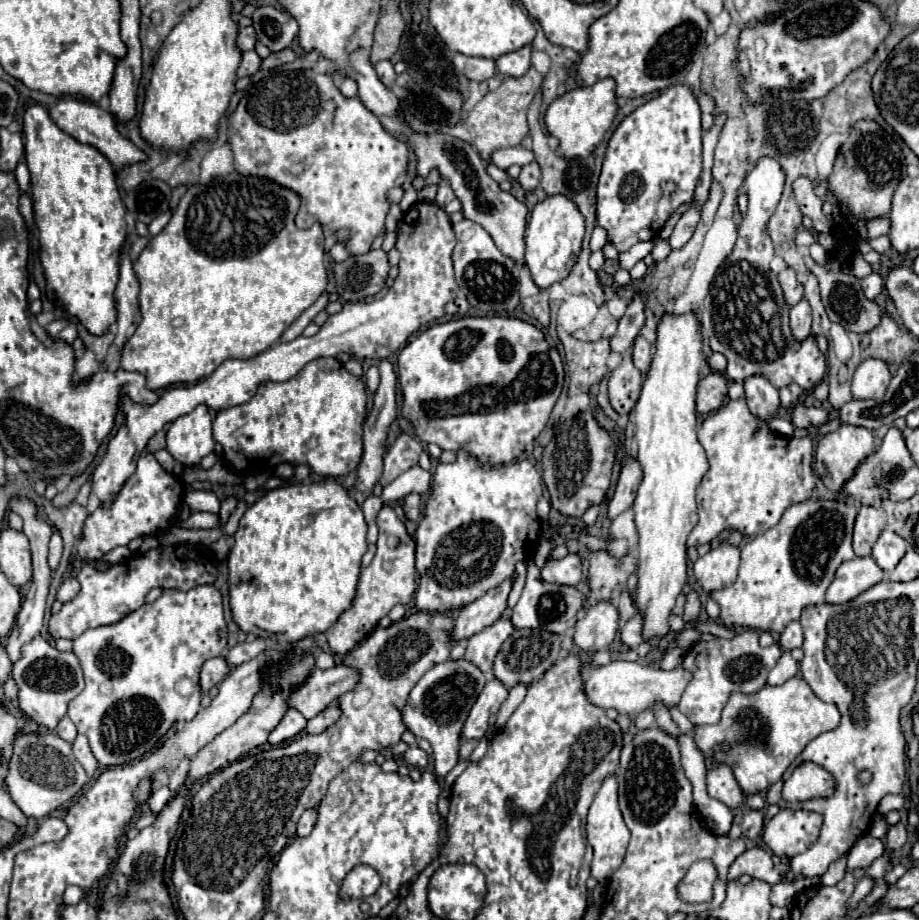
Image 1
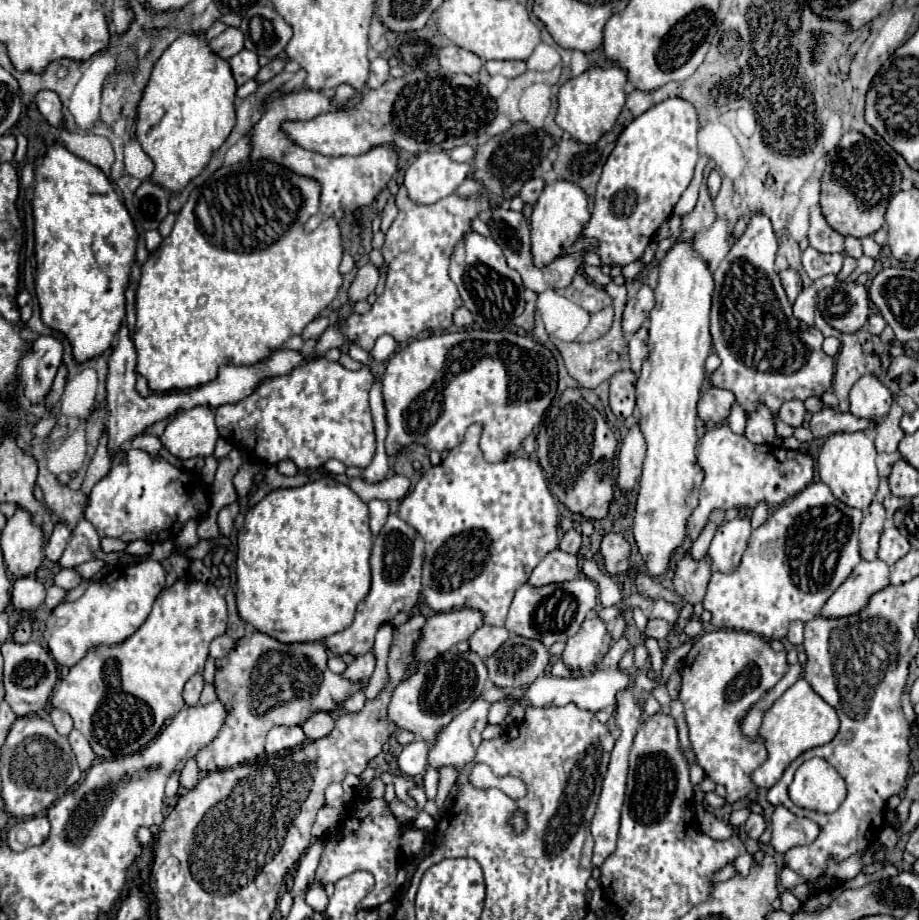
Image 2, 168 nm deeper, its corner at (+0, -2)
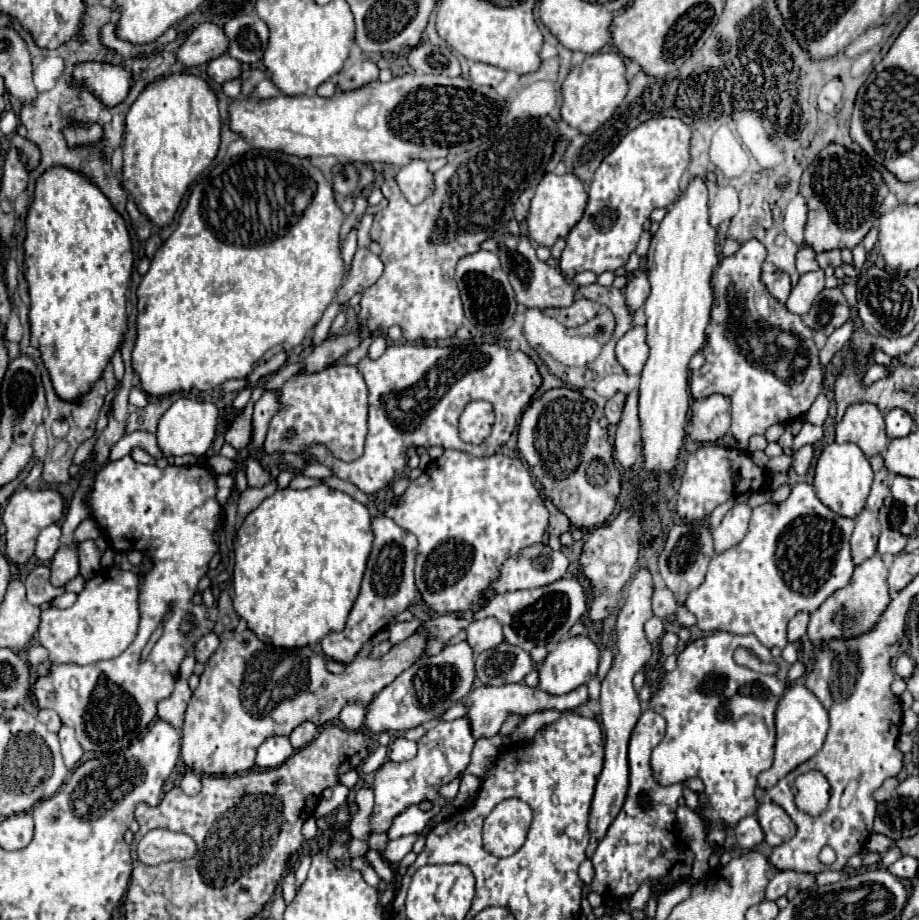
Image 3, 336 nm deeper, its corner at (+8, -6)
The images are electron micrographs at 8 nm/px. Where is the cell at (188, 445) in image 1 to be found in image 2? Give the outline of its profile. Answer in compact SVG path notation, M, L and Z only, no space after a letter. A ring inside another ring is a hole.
M196 405L178 413L160 437L162 445L180 459L210 457L218 441L214 413L206 405Z

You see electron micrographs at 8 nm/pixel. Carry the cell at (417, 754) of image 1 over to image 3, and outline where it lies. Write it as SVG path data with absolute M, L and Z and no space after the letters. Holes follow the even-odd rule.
M398 737L392 747L390 747L390 759L392 761L408 761L408 759L414 759L416 757L416 743L414 741L408 741L408 739L402 739Z

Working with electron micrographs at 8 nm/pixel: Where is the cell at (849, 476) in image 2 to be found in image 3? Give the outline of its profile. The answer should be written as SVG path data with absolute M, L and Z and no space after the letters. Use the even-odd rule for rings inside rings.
M830 443L824 447L822 455L818 457L816 463L816 473L814 473L814 489L818 499L830 507L834 513L842 517L856 517L866 505L868 493L872 485L872 467L868 457L856 447L854 443Z

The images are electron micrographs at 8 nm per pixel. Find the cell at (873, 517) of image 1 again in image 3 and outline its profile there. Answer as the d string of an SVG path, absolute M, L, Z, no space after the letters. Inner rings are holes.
M864 509L858 517L856 517L856 527L852 533L852 559L854 565L860 565L862 561L870 559L872 555L876 555L876 543L880 537L880 523L878 517Z

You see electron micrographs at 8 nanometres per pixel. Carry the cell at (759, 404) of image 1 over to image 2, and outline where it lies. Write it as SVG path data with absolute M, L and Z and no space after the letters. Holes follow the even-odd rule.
M758 407L756 413L752 413L748 417L748 425L746 425L746 433L744 435L756 445L774 443L774 439L776 439L774 415L766 407Z

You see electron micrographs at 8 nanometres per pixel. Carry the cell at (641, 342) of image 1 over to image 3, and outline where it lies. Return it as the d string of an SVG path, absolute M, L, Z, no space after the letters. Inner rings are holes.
M646 327L630 329L616 343L616 359L624 367L628 375L640 375L644 363L648 361L648 343L646 343Z

